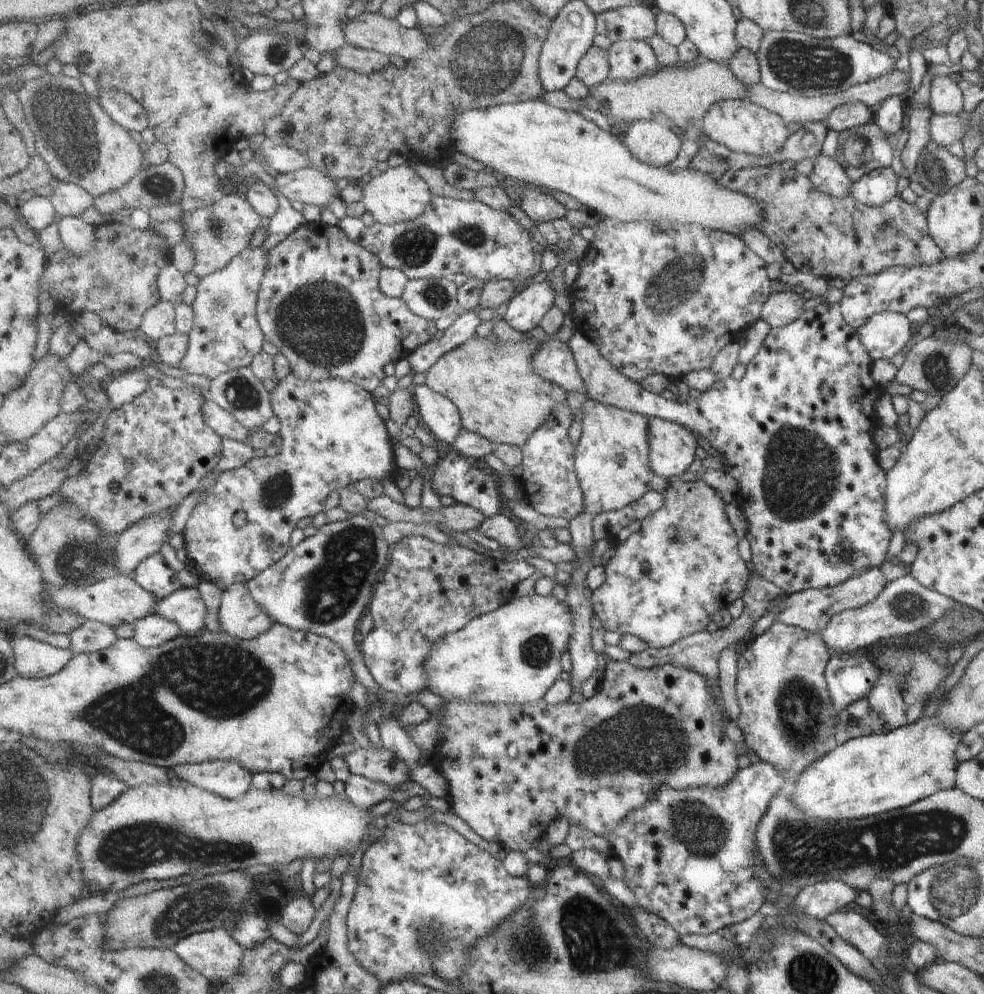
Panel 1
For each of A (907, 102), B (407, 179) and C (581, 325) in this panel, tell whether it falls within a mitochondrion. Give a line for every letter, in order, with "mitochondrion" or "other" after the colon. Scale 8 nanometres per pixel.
A: other
B: other
C: other

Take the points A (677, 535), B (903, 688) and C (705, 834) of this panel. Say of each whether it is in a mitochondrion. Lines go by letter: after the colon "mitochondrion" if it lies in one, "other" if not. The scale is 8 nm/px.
A: mitochondrion
B: mitochondrion
C: mitochondrion

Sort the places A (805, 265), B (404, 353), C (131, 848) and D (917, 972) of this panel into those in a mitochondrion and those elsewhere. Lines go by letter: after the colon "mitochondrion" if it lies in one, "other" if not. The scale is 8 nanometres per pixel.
A: other
B: other
C: mitochondrion
D: other

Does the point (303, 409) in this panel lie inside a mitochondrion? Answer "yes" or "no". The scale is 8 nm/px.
no

